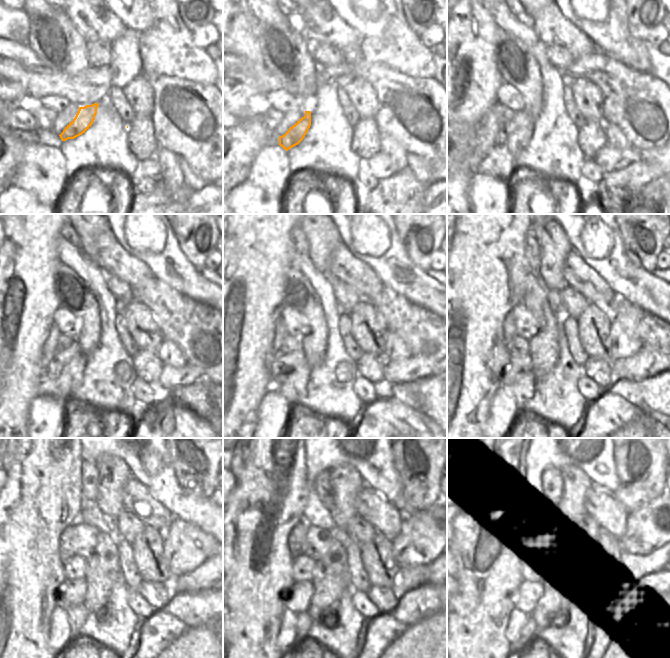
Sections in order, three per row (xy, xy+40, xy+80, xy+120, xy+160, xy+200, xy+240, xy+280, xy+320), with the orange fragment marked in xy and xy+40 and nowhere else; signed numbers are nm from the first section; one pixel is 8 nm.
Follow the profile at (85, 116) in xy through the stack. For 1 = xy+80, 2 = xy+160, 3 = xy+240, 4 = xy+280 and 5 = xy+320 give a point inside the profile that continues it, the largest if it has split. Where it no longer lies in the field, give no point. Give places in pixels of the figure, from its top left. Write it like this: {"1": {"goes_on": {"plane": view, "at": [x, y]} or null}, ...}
{"1": {"goes_on": {"plane": "xy+80", "at": [516, 142]}}, "2": {"goes_on": {"plane": "xy+160", "at": [294, 388]}}, "3": {"goes_on": {"plane": "xy+240", "at": [77, 615]}}, "4": {"goes_on": {"plane": "xy+280", "at": [304, 621]}}, "5": {"goes_on": {"plane": "xy+320", "at": [530, 628]}}}

